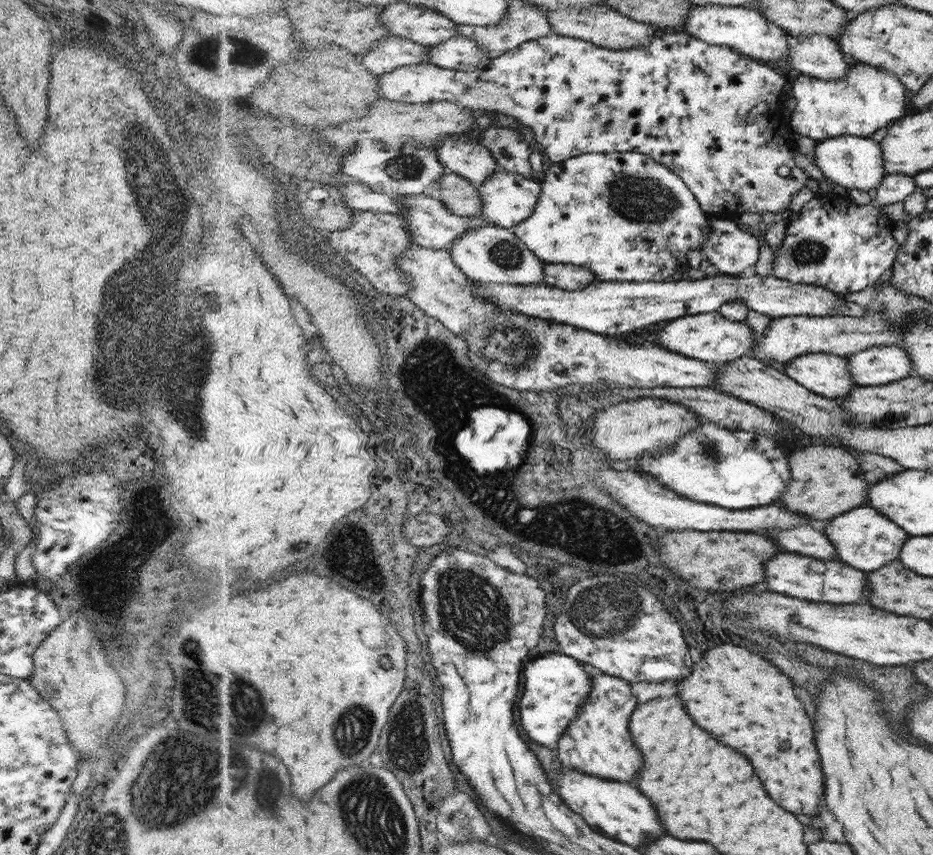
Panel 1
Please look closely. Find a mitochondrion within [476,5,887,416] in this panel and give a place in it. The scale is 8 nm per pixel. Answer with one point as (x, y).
(640, 199)

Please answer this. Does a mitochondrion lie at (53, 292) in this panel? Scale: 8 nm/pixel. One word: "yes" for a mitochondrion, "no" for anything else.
no

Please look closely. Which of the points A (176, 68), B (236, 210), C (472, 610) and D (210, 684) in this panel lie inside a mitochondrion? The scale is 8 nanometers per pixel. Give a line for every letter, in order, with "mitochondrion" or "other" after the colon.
A: other
B: other
C: mitochondrion
D: mitochondrion

